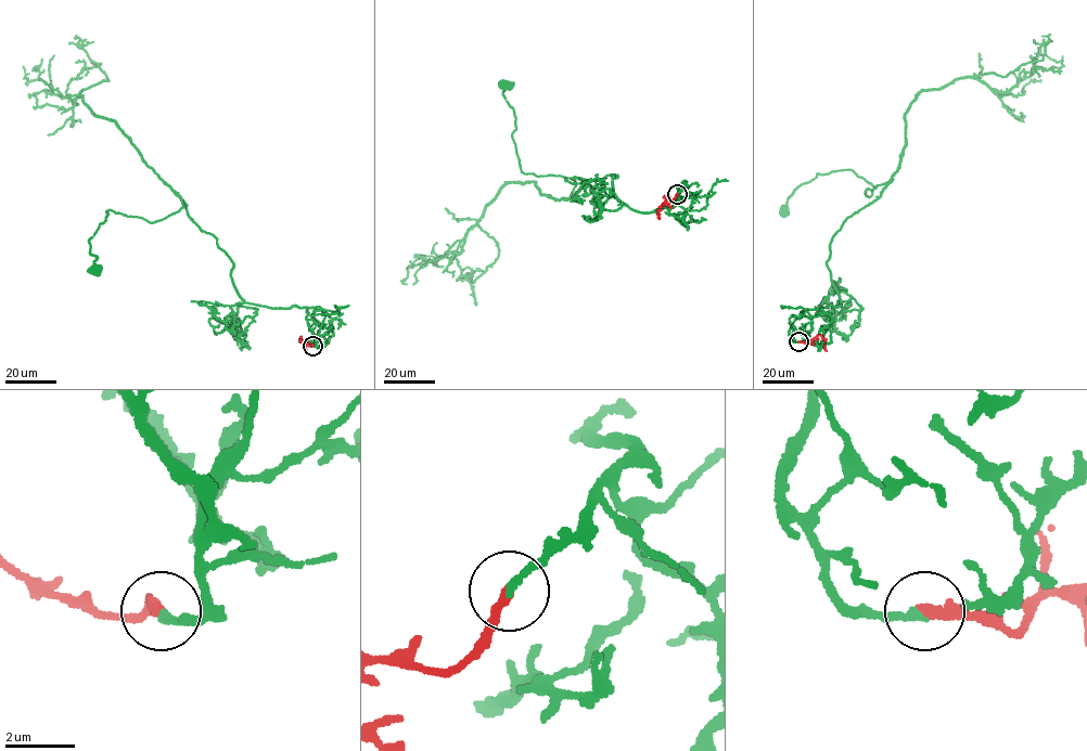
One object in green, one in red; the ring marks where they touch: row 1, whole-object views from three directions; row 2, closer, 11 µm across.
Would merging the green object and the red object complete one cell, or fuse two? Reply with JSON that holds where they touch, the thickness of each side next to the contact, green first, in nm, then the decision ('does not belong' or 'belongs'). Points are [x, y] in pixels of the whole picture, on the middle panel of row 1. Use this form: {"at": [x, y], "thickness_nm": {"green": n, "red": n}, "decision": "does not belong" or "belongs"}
{"at": [677, 194], "thickness_nm": {"green": 240, "red": 320}, "decision": "belongs"}

